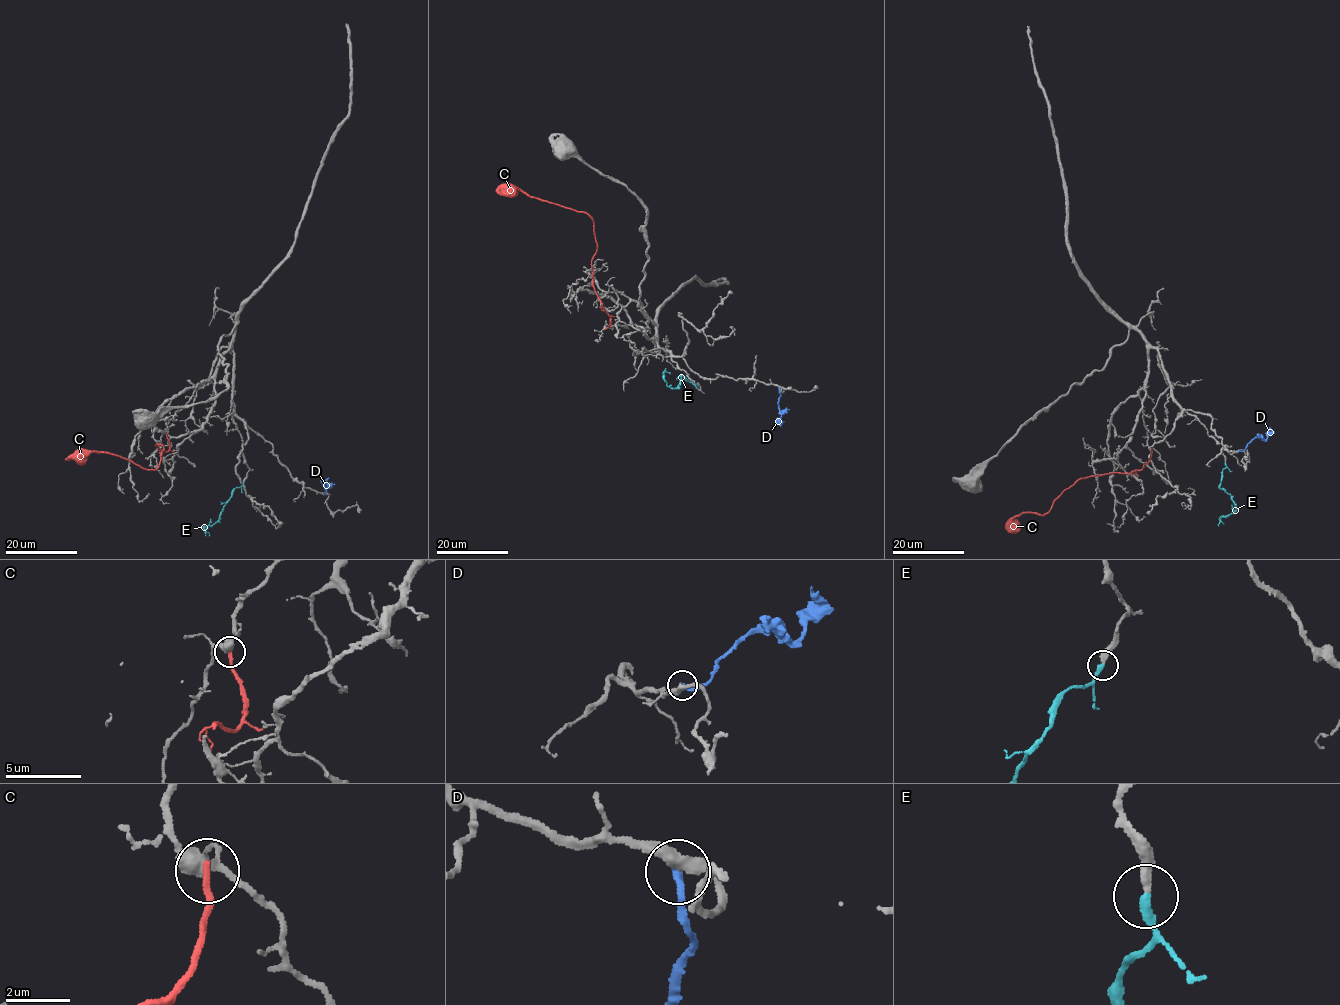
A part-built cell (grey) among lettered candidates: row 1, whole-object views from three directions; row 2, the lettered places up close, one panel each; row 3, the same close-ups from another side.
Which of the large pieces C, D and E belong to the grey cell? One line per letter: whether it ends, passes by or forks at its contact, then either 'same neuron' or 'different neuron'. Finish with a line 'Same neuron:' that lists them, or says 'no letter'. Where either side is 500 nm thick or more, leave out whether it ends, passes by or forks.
C: it ends there; different neuron
D: it ends there; different neuron
E: it ends there; same neuron
Same neuron: E

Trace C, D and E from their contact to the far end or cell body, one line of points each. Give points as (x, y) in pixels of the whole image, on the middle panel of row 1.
C: (605, 329), (610, 318), (593, 286), (591, 259), (597, 244), (588, 214), (519, 190), (495, 191)
D: (778, 387), (780, 423), (784, 421)
E: (696, 385), (681, 375), (679, 385), (669, 387), (663, 374), (669, 374)

